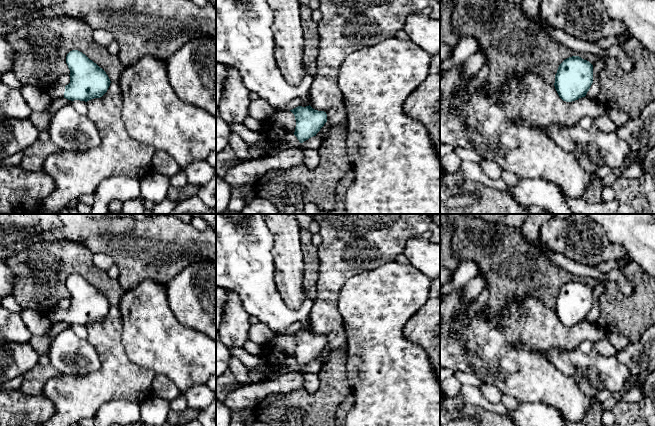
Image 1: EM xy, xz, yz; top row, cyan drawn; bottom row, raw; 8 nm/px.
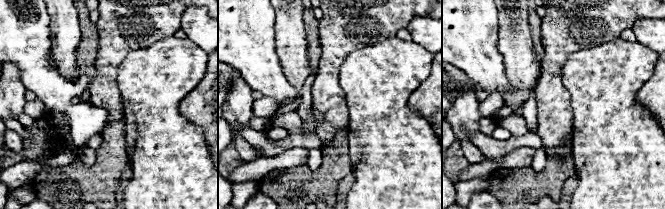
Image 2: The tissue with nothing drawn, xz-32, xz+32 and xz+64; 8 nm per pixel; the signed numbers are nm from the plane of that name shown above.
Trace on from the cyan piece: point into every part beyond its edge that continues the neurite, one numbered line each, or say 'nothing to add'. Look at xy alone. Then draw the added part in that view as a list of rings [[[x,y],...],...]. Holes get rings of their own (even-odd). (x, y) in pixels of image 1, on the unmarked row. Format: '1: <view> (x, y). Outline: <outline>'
1: xy (56, 315). Outline: [[[55,306],[45,316],[49,319],[52,324],[64,322],[65,310],[59,308],[58,306]]]

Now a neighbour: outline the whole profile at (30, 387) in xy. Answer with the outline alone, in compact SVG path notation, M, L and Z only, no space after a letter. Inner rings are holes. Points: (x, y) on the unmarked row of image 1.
M37 379L23 380L19 390L27 395L41 395L43 394L43 386L44 382Z

